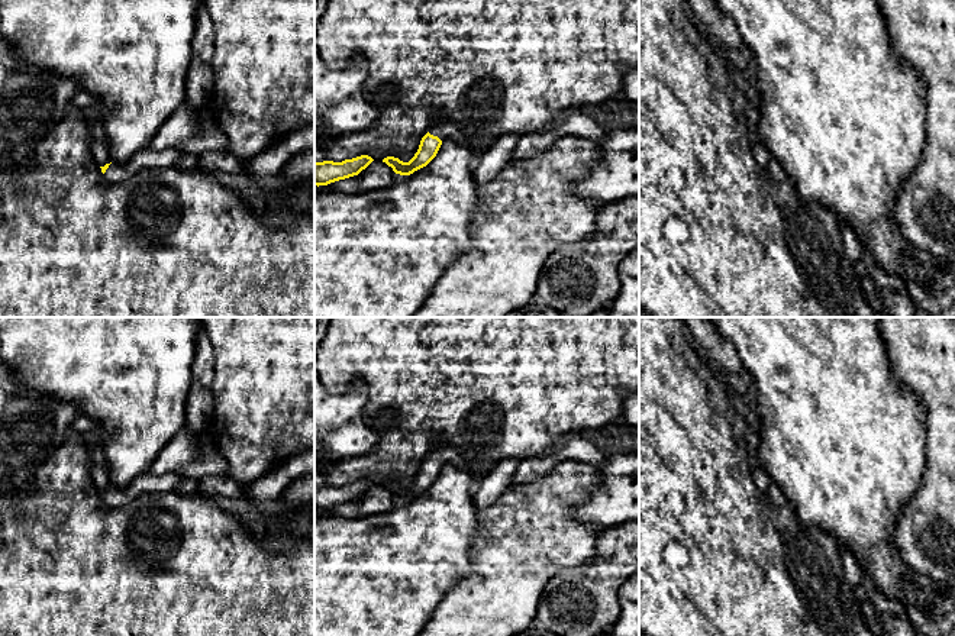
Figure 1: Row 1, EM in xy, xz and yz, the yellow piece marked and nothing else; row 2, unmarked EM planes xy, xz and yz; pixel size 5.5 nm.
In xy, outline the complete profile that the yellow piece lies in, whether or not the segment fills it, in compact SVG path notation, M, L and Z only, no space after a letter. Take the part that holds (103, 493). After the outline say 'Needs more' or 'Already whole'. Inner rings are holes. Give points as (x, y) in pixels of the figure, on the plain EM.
M145 472L136 477L129 485L123 488L112 487L100 493L103 497L103 504L107 509L117 509L129 504L146 493L161 494L172 491L183 478L184 477L175 472L167 472L162 475L152 475L151 472Z. Needs more

